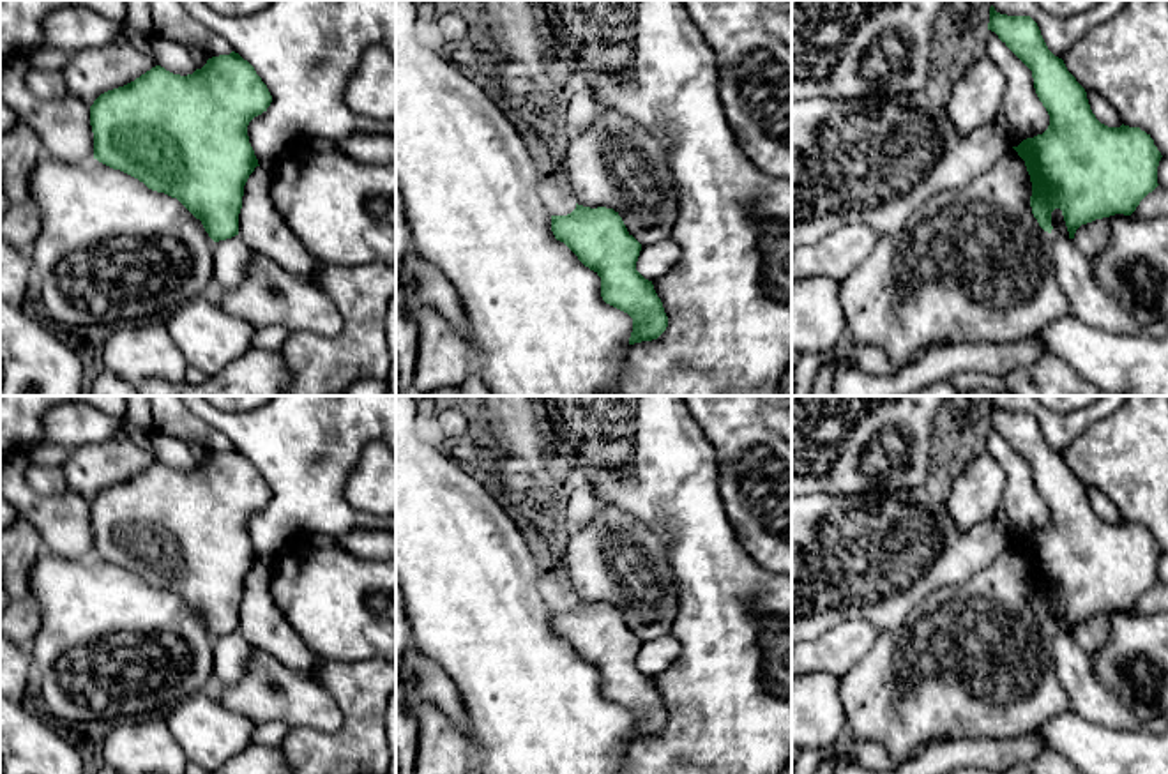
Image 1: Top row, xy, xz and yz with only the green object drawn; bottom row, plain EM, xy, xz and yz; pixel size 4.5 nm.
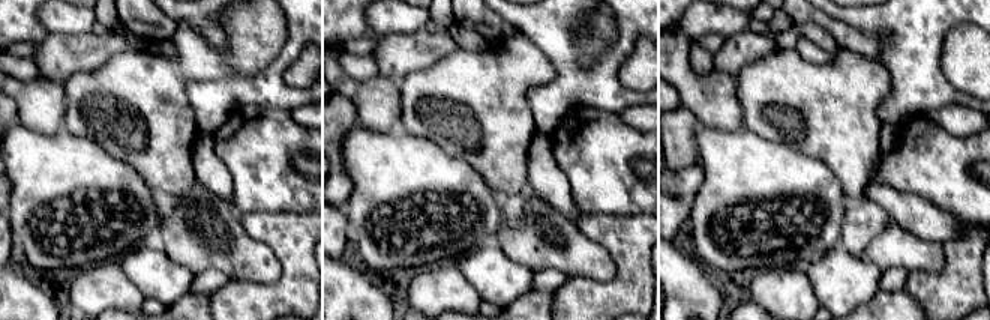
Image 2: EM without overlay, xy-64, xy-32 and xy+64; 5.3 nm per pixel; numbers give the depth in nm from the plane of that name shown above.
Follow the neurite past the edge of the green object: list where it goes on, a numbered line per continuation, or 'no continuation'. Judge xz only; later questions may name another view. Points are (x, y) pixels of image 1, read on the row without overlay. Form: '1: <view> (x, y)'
no continuation

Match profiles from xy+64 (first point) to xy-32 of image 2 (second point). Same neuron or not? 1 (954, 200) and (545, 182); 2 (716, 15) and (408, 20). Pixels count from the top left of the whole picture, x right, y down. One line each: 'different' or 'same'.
1: different
2: same

